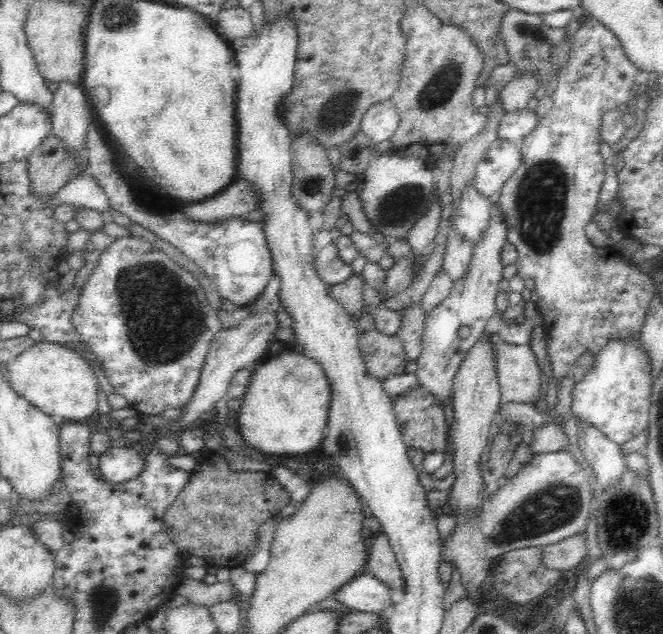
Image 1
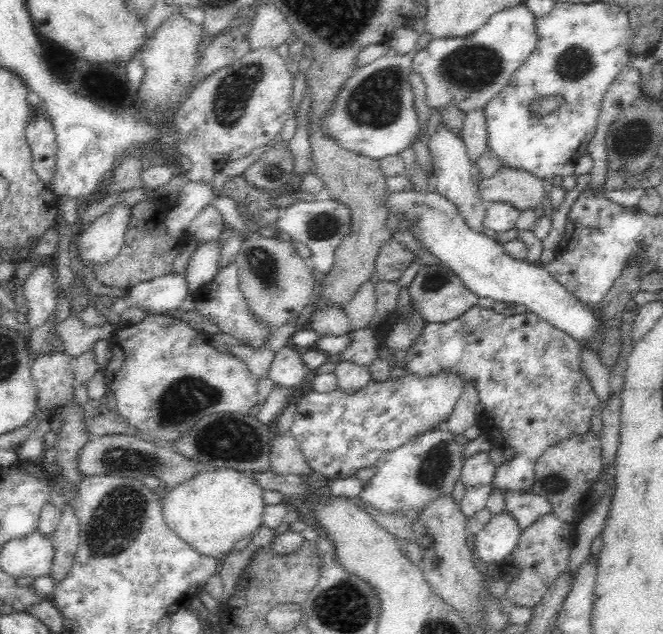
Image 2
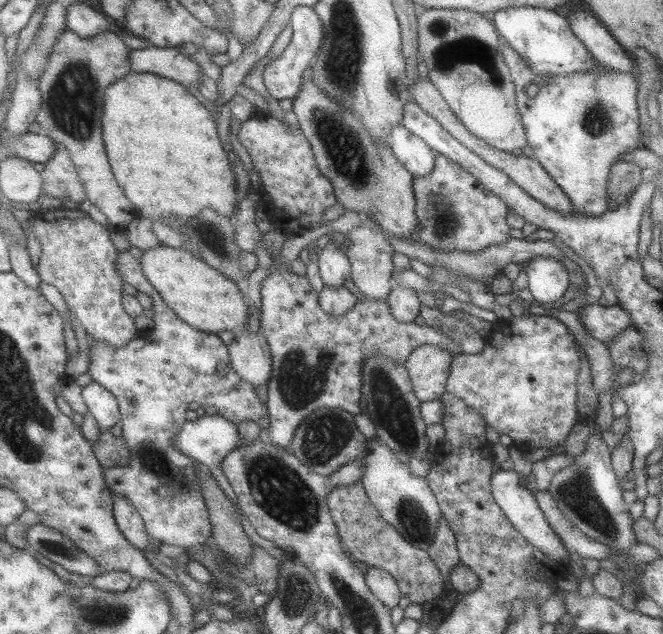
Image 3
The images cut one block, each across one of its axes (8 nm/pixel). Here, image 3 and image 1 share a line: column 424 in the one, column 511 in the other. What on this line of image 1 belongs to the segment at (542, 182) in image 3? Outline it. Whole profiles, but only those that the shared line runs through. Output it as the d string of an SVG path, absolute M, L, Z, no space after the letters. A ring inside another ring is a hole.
M532 73L513 78L498 92L498 101L504 109L504 114L526 109L530 100L535 96L539 82Z

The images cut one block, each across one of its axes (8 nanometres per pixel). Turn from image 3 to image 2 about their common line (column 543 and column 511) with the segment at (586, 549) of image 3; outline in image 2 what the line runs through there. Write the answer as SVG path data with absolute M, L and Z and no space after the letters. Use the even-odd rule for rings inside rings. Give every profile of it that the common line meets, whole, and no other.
M506 491L504 496L504 511L516 521L520 532L532 526L541 516L552 513L550 503L531 492Z

